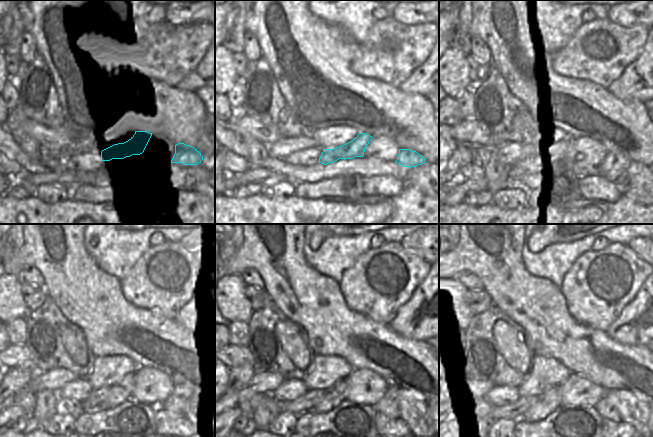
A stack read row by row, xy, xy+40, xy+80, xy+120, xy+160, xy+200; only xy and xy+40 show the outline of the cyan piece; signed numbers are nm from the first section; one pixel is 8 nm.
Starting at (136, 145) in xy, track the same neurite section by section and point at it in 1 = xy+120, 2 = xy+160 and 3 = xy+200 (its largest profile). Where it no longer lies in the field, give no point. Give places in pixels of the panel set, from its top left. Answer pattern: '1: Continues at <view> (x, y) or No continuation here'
1: Continues at xy+120 (120, 392)
2: Continues at xy+160 (334, 396)
3: Continues at xy+200 (549, 400).

